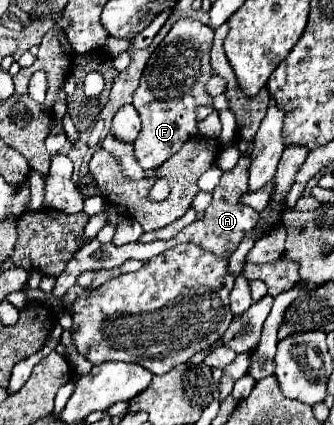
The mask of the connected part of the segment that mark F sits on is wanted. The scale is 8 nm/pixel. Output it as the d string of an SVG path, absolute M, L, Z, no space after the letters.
M181 18L165 40L157 46L135 90L133 106L141 116L143 128L135 140L135 156L145 170L159 168L193 136L197 136L197 106L211 106L213 98L205 92L207 80L213 76L209 66L209 50L213 44L213 30L191 18Z

